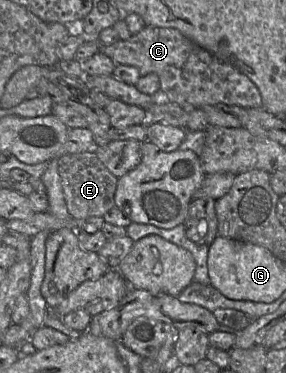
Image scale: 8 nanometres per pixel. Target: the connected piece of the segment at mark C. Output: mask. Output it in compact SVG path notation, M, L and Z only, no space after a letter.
M145 25L127 40L101 45L99 51L116 64L136 67L141 76L156 73L160 80L160 97L183 108L202 108L206 105L237 105L243 108L262 108L257 86L232 65L195 44L175 28Z

